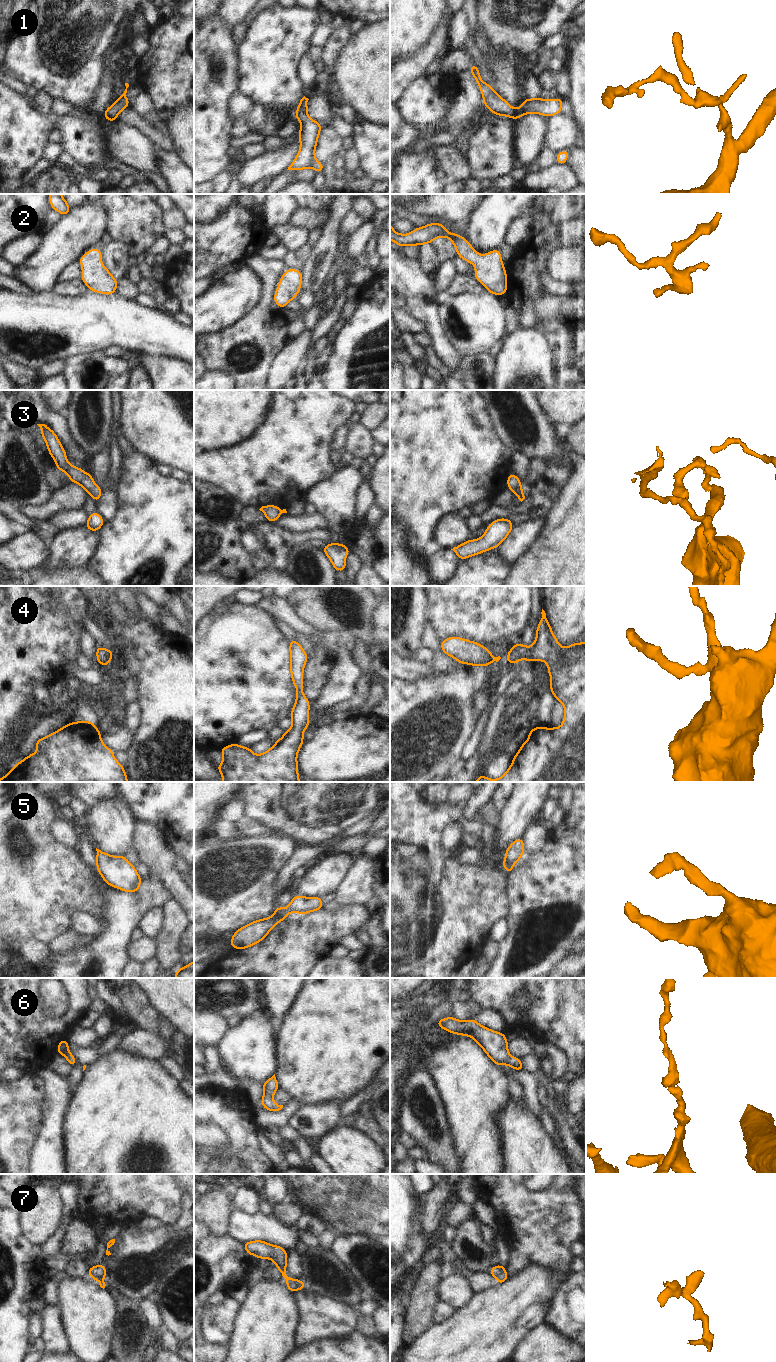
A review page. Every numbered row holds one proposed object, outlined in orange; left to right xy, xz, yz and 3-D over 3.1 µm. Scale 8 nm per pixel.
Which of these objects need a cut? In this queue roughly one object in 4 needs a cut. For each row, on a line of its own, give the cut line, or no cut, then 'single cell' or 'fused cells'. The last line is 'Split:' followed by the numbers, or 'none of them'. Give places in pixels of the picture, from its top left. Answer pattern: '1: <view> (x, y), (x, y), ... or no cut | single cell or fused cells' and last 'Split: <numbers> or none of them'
1: no cut | single cell
2: no cut | single cell
3: no cut | single cell
4: no cut | single cell
5: no cut | single cell
6: no cut | single cell
7: xz (287, 1280), (295, 1280), (302, 1288) | fused cells
Split: 7

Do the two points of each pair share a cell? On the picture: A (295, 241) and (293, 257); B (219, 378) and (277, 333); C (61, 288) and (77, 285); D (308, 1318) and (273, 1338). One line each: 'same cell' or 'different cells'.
A: different cells
B: different cells
C: same cell
D: different cells

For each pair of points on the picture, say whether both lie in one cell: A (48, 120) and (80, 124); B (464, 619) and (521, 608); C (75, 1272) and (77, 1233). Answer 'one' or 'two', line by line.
A: two
B: one
C: two

